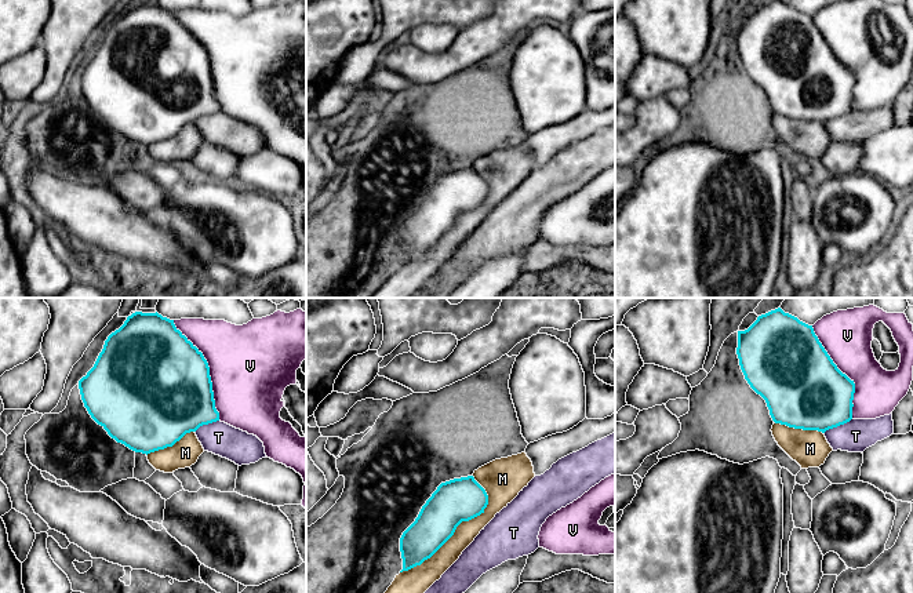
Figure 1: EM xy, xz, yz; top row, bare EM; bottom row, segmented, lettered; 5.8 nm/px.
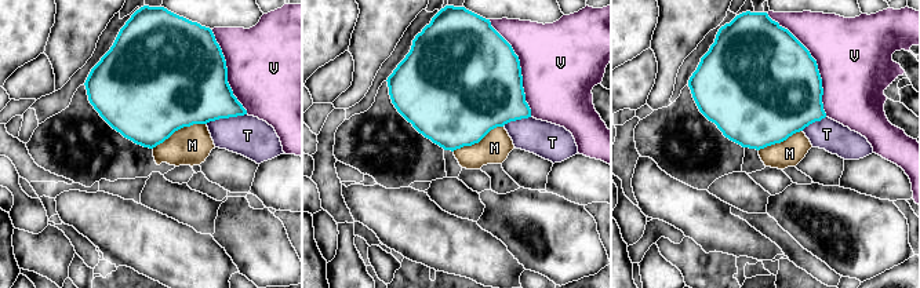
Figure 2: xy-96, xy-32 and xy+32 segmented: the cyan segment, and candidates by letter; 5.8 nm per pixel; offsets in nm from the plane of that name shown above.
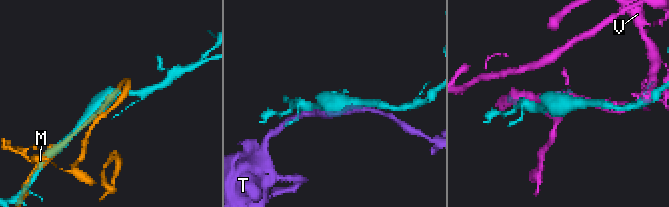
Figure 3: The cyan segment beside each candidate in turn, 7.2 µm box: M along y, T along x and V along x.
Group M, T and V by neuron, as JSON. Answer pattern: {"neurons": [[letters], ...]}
{"neurons": [["M", "T"], ["V"]]}

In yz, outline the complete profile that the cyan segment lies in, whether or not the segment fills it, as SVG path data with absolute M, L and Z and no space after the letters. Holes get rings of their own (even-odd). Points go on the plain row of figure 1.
M782 0L771 1L759 7L748 21L738 22L736 46L745 70L765 91L775 114L825 124L852 110L855 74L833 54L815 26L812 17L800 12Z

